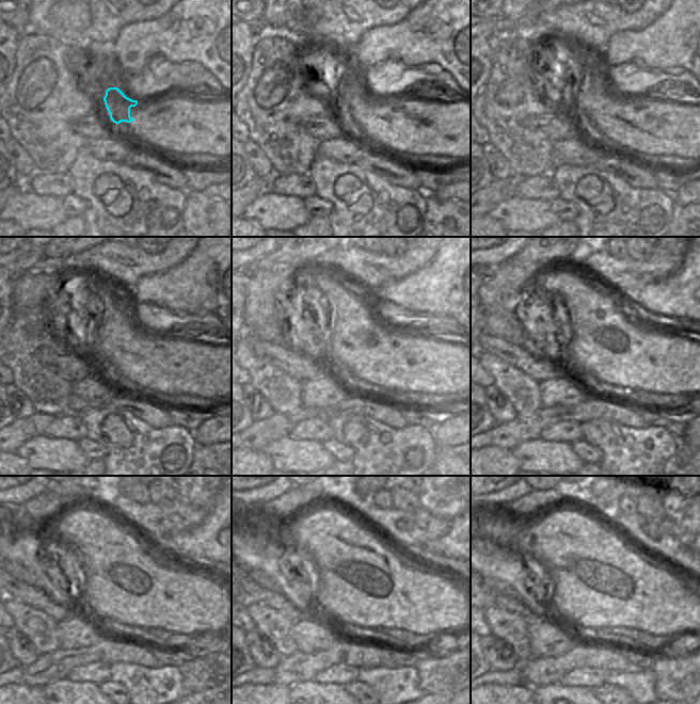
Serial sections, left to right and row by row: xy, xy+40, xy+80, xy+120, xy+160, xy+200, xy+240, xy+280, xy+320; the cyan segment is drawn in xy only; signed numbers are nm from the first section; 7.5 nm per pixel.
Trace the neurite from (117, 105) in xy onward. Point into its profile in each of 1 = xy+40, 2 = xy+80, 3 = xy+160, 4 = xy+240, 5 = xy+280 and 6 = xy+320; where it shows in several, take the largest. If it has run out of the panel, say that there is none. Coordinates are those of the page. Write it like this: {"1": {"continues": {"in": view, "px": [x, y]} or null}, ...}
{"1": {"continues": {"in": "xy+40", "px": [353, 95]}}, "2": {"continues": {"in": "xy+80", "px": [594, 95]}}, "3": {"continues": {"in": "xy+160", "px": [355, 321]}}, "4": {"continues": {"in": "xy+240", "px": [101, 547]}}, "5": {"continues": {"in": "xy+280", "px": [330, 543]}}, "6": {"continues": {"in": "xy+320", "px": [574, 543]}}}

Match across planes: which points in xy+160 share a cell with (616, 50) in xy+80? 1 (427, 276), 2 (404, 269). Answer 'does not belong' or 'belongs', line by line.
1: belongs
2: does not belong

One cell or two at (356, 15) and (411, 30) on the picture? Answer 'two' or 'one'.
two

